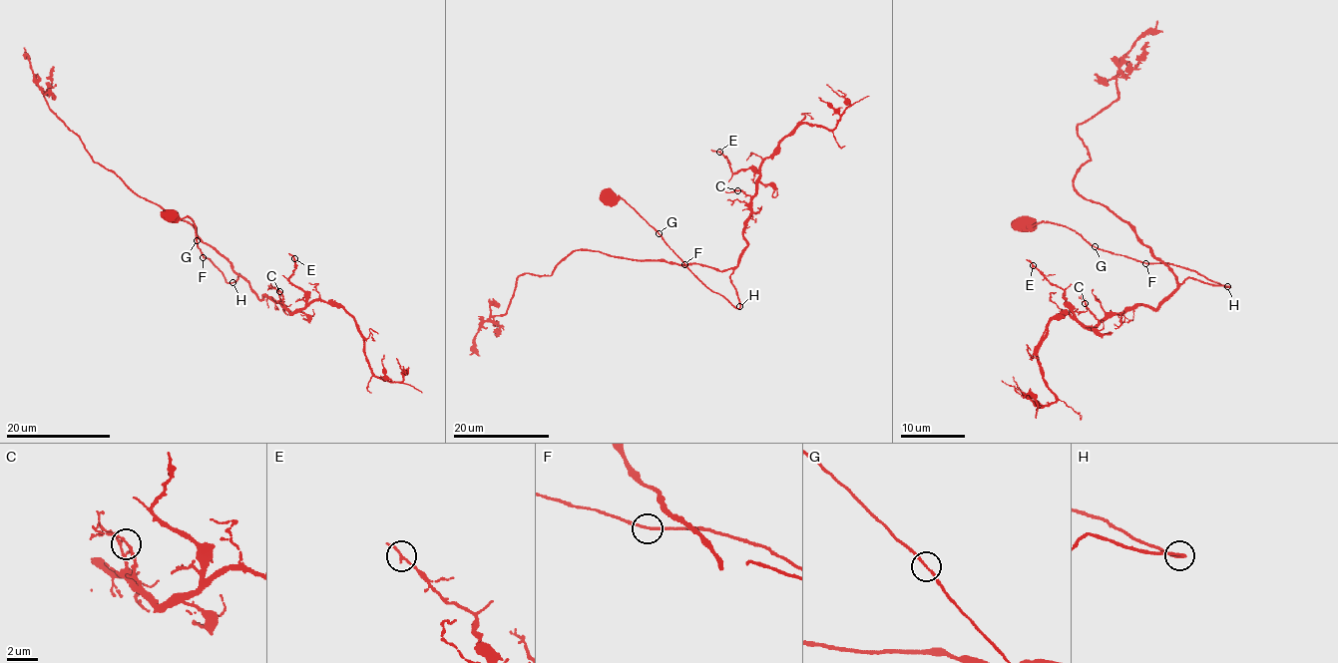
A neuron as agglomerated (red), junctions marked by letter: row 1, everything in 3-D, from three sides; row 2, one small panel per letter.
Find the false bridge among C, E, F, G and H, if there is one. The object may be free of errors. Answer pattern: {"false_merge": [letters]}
{"false_merge": []}

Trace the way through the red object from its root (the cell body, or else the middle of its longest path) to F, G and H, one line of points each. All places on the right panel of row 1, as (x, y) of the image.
F: (1023, 221), (1024, 225), (1042, 221), (1061, 224), (1075, 230), (1097, 248), (1145, 263)
G: (1023, 221), (1024, 225), (1051, 221), (1070, 227), (1095, 246)
H: (1023, 221), (1024, 225), (1042, 221), (1061, 224), (1075, 230), (1101, 249), (1146, 263), (1172, 262), (1227, 286)

